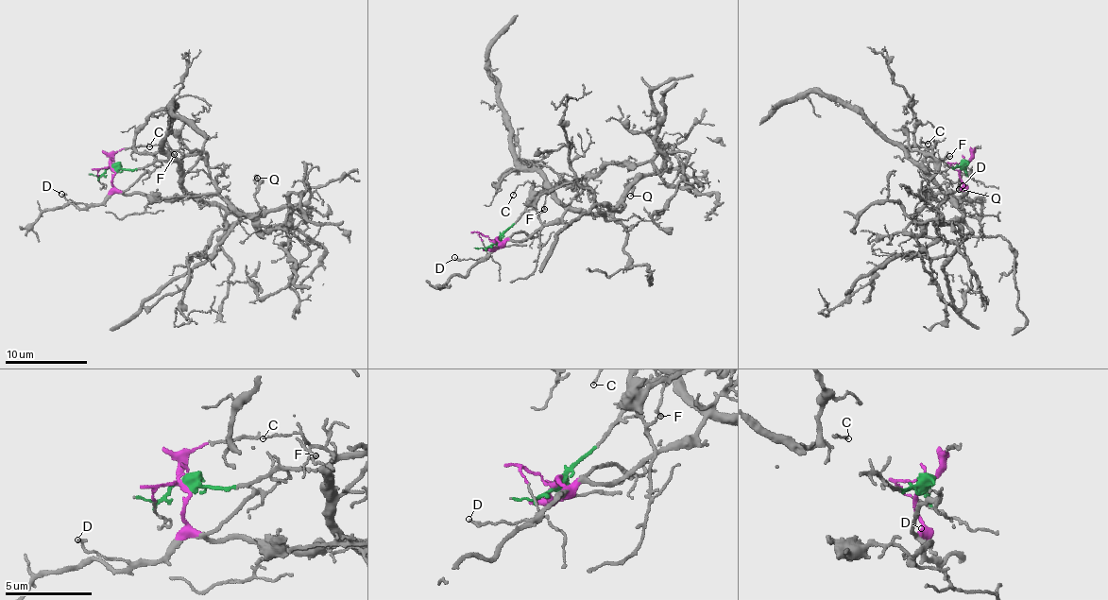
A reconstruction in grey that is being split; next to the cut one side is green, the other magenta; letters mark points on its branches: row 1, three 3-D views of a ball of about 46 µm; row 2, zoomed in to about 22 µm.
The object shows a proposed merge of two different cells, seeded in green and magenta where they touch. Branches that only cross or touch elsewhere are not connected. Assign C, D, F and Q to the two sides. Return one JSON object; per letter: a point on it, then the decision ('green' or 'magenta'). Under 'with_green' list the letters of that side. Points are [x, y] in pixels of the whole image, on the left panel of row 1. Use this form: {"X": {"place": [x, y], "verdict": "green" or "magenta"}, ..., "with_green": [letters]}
{"C": {"place": [149, 146], "verdict": "green"}, "D": {"place": [61, 194], "verdict": "magenta"}, "F": {"place": [174, 154], "verdict": "green"}, "Q": {"place": [257, 178], "verdict": "magenta"}, "with_green": ["C", "F"]}

